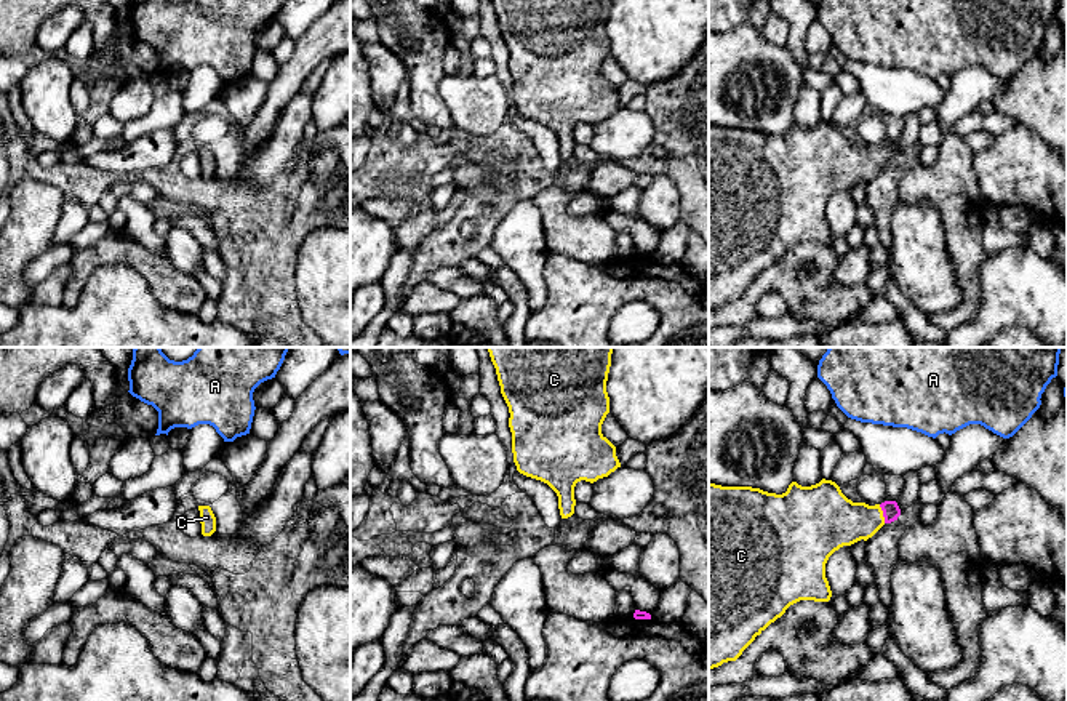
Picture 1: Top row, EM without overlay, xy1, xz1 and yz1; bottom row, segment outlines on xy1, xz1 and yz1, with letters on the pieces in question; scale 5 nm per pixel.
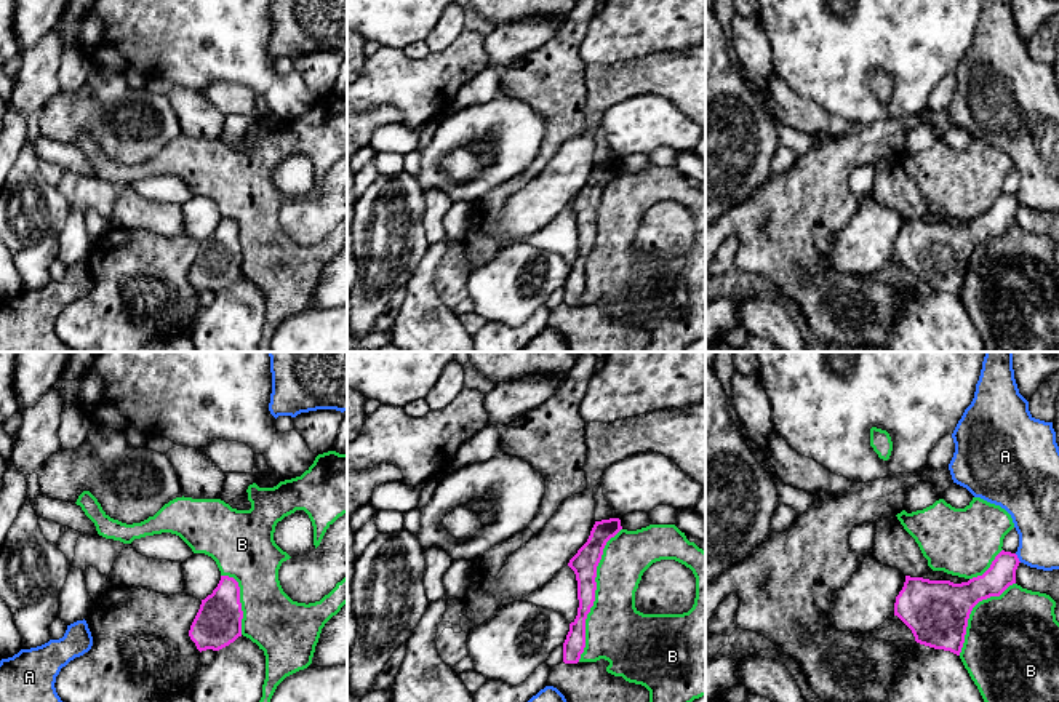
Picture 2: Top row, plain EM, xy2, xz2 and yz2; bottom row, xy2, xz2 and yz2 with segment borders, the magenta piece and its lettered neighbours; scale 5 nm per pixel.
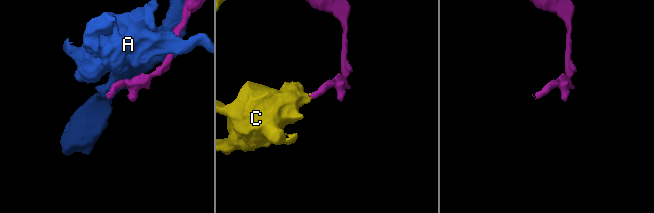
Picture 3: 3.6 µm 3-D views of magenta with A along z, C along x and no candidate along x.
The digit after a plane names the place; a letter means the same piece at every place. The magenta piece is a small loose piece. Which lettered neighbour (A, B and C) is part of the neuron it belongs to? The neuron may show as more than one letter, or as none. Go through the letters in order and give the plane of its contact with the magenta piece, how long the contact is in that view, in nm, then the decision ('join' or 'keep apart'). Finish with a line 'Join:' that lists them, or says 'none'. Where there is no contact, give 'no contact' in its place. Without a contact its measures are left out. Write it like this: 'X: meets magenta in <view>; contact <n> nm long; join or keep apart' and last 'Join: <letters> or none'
A: meets magenta in yz2; contact 60 nm long; keep apart
B: meets magenta in xz2; contact 700 nm long; keep apart
C: meets magenta in yz1; contact 100 nm long; join
Join: C

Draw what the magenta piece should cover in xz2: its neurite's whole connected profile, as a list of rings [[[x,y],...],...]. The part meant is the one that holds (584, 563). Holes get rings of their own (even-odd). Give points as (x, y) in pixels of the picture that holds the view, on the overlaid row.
[[[619,518],[595,521],[587,542],[569,560],[568,566],[577,580],[577,616],[569,624],[569,632],[563,643],[563,662],[577,664],[585,648],[585,619],[595,601],[597,566],[601,560],[606,542],[622,529]]]

